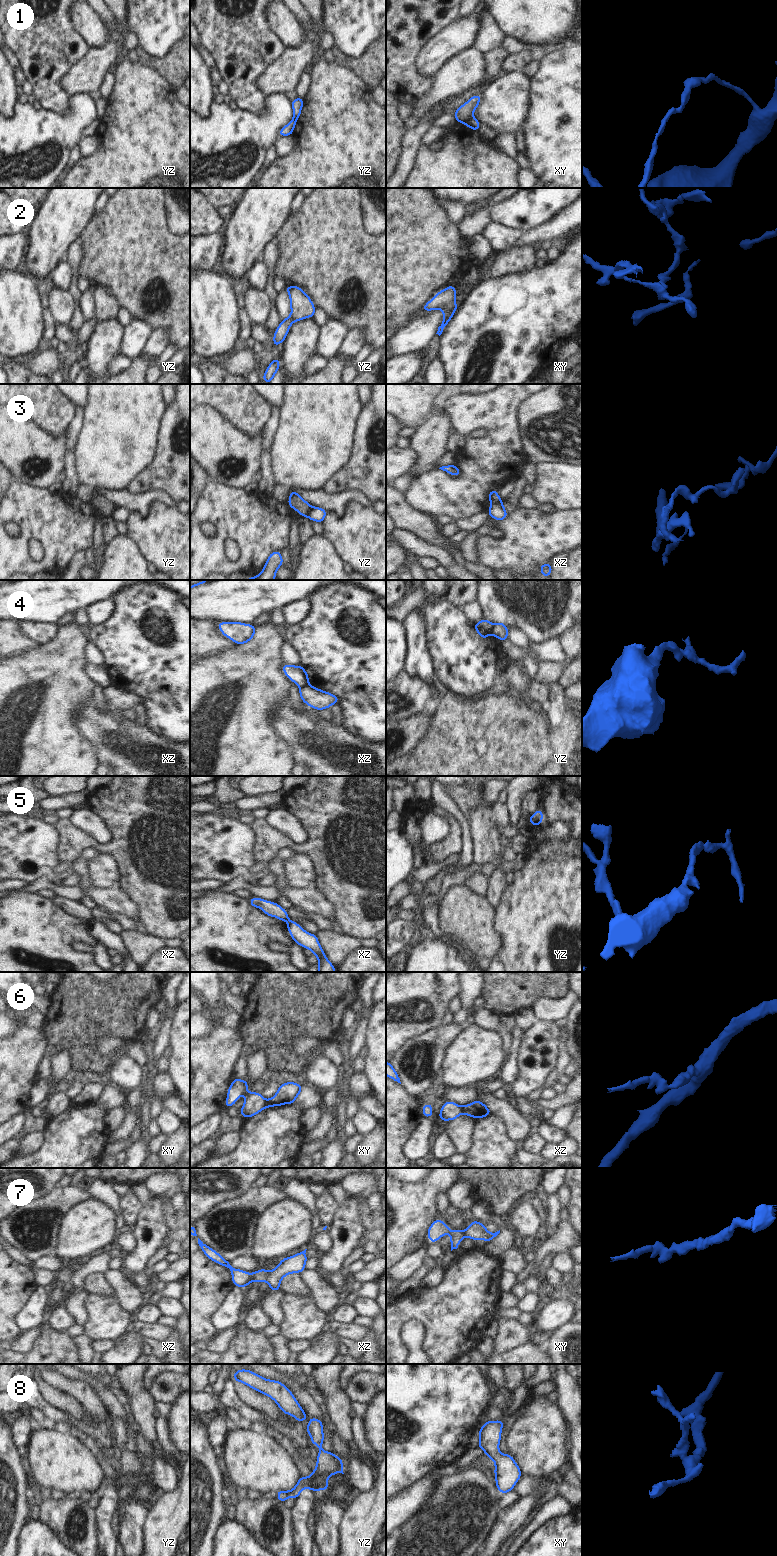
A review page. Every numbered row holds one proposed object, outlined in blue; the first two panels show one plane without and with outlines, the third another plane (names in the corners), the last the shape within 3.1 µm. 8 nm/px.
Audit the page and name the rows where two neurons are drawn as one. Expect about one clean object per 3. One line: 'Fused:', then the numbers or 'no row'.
Fused: 1, 2, 3, 4, 5, 6, 7

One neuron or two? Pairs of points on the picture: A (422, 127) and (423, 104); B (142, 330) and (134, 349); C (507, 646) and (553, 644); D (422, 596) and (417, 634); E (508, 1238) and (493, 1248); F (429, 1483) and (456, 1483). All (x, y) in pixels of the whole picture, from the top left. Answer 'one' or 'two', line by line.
A: two
B: one
C: one
D: two
E: one
F: two

